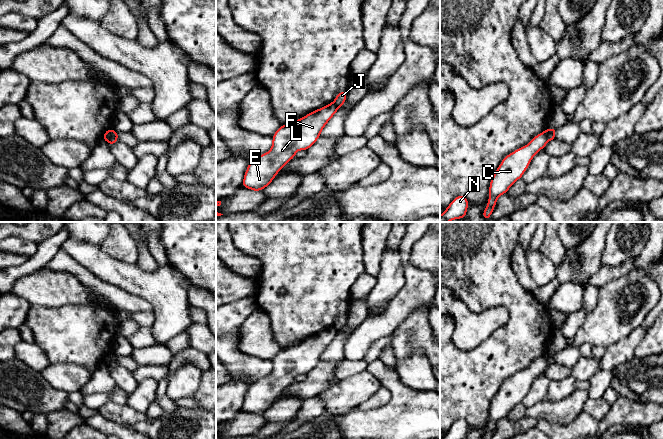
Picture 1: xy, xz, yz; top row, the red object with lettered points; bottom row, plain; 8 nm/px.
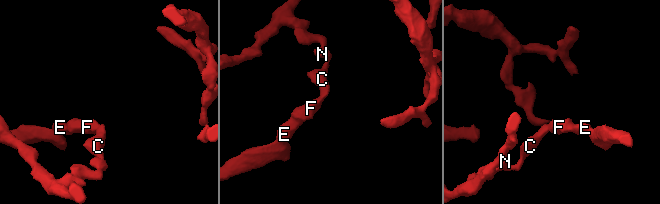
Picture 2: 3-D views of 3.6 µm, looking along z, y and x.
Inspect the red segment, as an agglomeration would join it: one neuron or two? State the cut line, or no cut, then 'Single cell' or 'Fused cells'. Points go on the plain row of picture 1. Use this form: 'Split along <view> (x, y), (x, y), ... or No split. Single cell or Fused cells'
Split along xy (112, 354), (106, 364). Fused cells

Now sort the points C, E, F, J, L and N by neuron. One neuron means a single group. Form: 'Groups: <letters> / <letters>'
Groups: C J N / E F L

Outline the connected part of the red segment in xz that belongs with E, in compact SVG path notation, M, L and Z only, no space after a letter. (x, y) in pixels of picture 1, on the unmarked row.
M330 327L292 347L283 348L271 361L271 373L249 386L242 411L253 415L267 411L277 397L295 381L297 375L307 375L315 368L338 333L338 330Z

